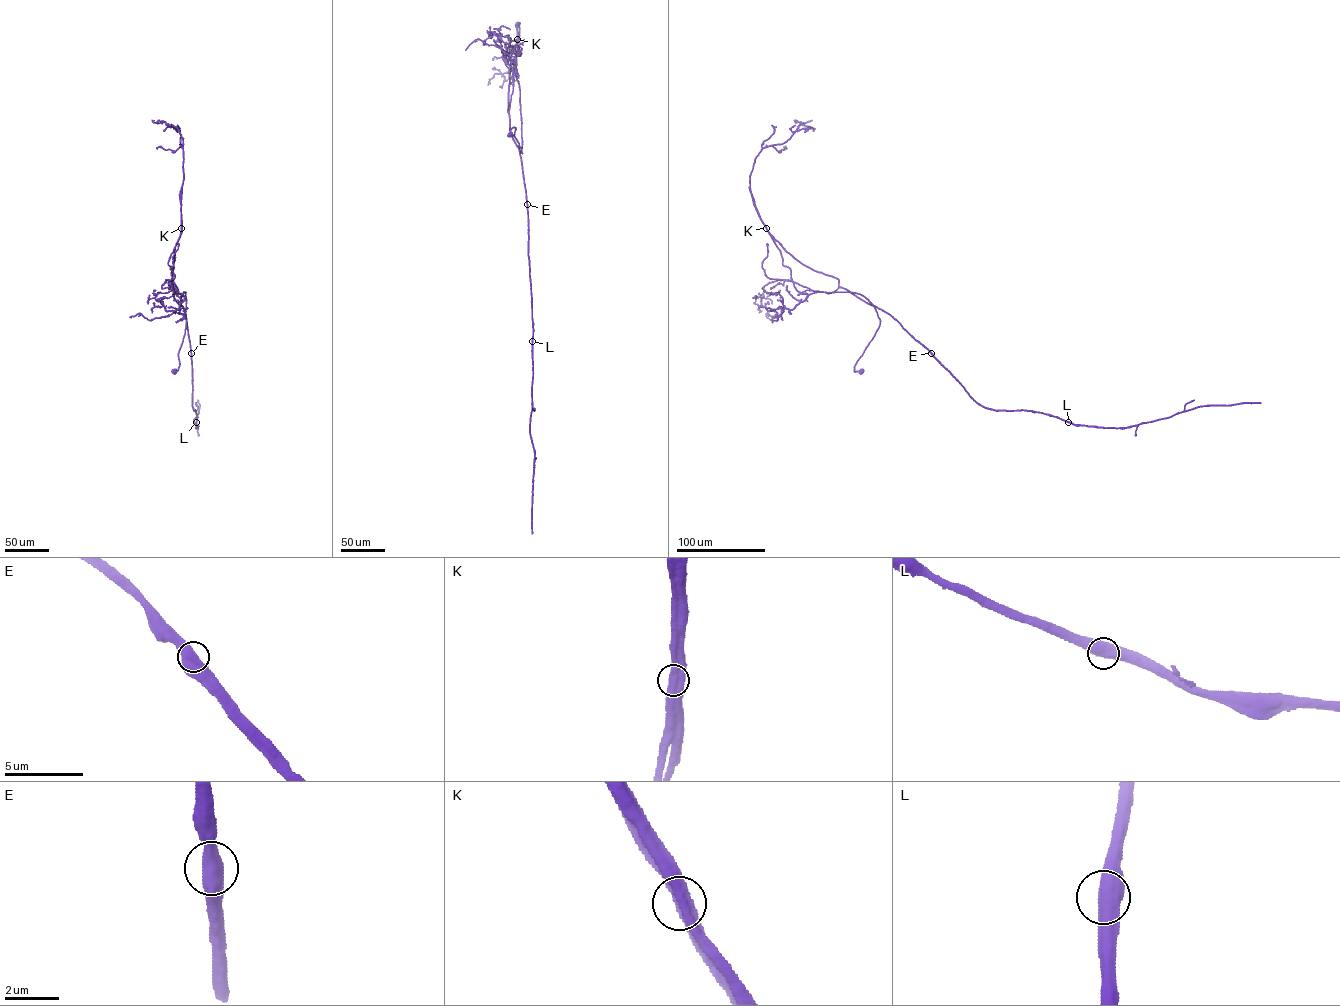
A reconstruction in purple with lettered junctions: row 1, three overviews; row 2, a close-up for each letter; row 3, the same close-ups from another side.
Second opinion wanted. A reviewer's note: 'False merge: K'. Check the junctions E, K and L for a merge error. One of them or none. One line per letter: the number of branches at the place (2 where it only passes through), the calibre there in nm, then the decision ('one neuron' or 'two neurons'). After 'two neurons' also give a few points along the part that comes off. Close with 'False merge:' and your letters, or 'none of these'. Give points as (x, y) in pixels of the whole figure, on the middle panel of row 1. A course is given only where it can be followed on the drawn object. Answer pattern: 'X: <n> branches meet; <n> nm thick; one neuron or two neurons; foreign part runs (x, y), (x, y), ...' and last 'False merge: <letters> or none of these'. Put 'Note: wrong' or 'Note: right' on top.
Note: right
E: 2 branches meet; 600 nm thick; one neuron
K: 2 branches meet; 650 nm thick; two neurons; foreign part runs (517, 39), (509, 53), (504, 55), (514, 69), (519, 86), (522, 153), (514, 136), (515, 127), (510, 136)
L: 2 branches meet; 600 nm thick; one neuron
False merge: K

